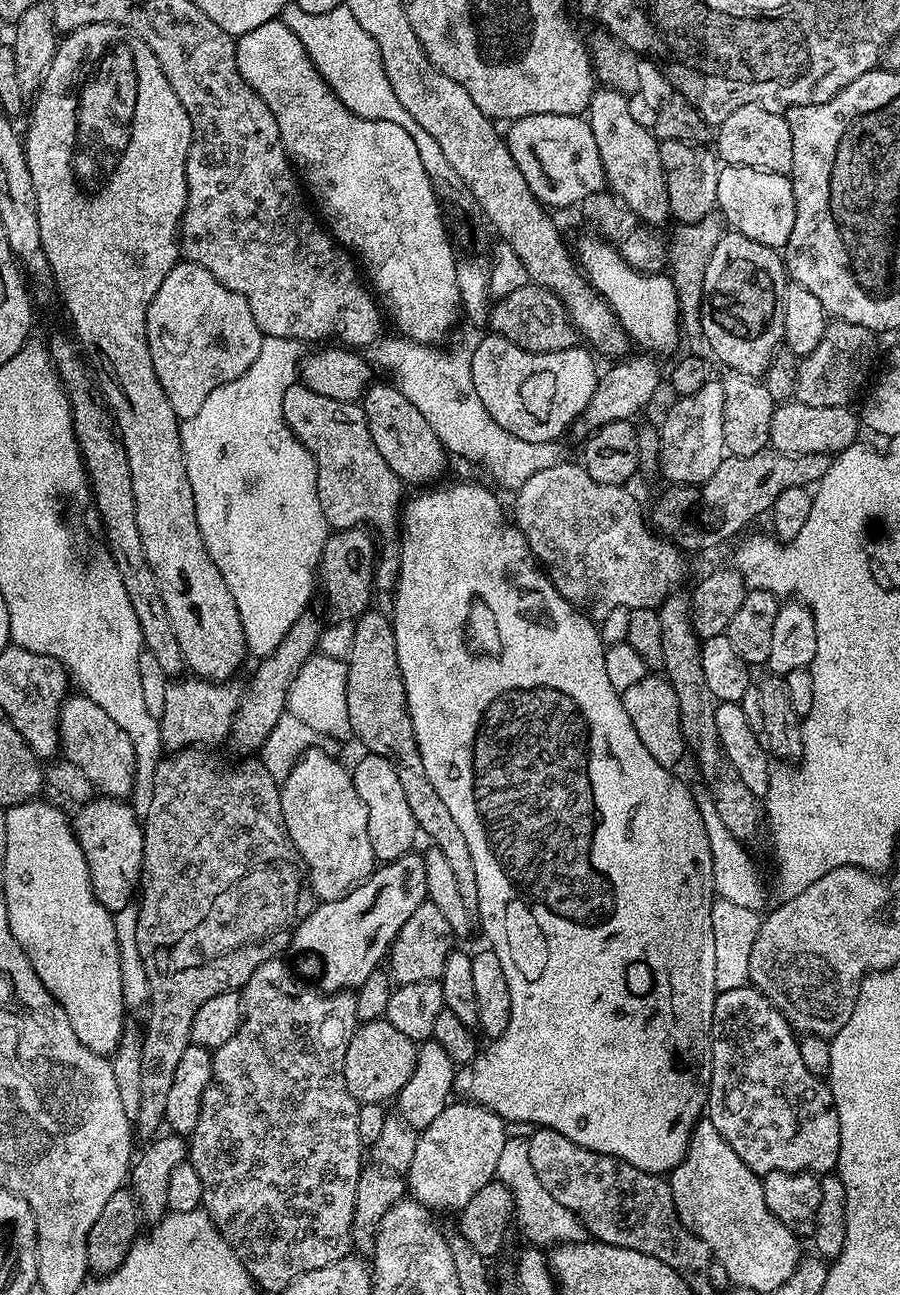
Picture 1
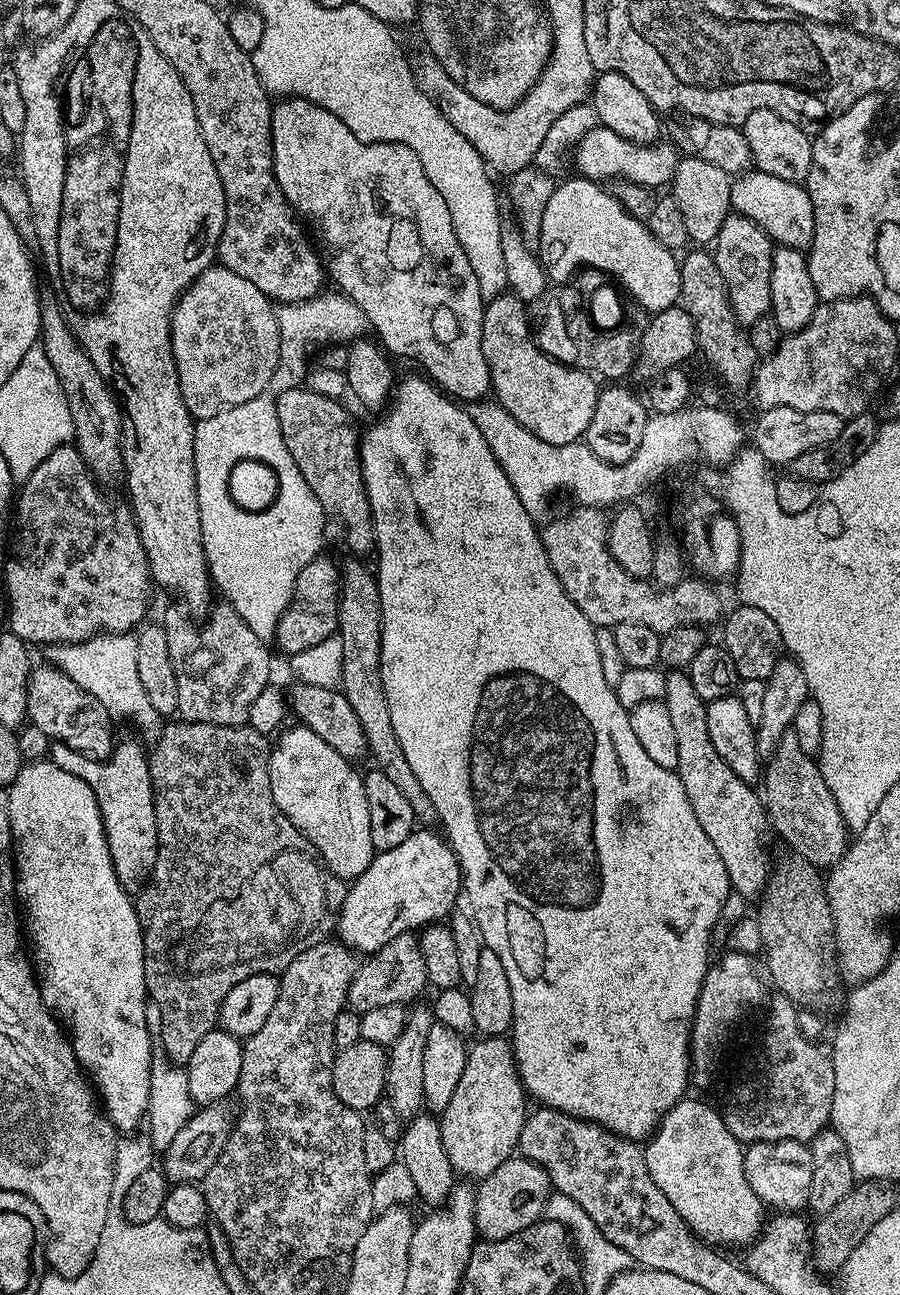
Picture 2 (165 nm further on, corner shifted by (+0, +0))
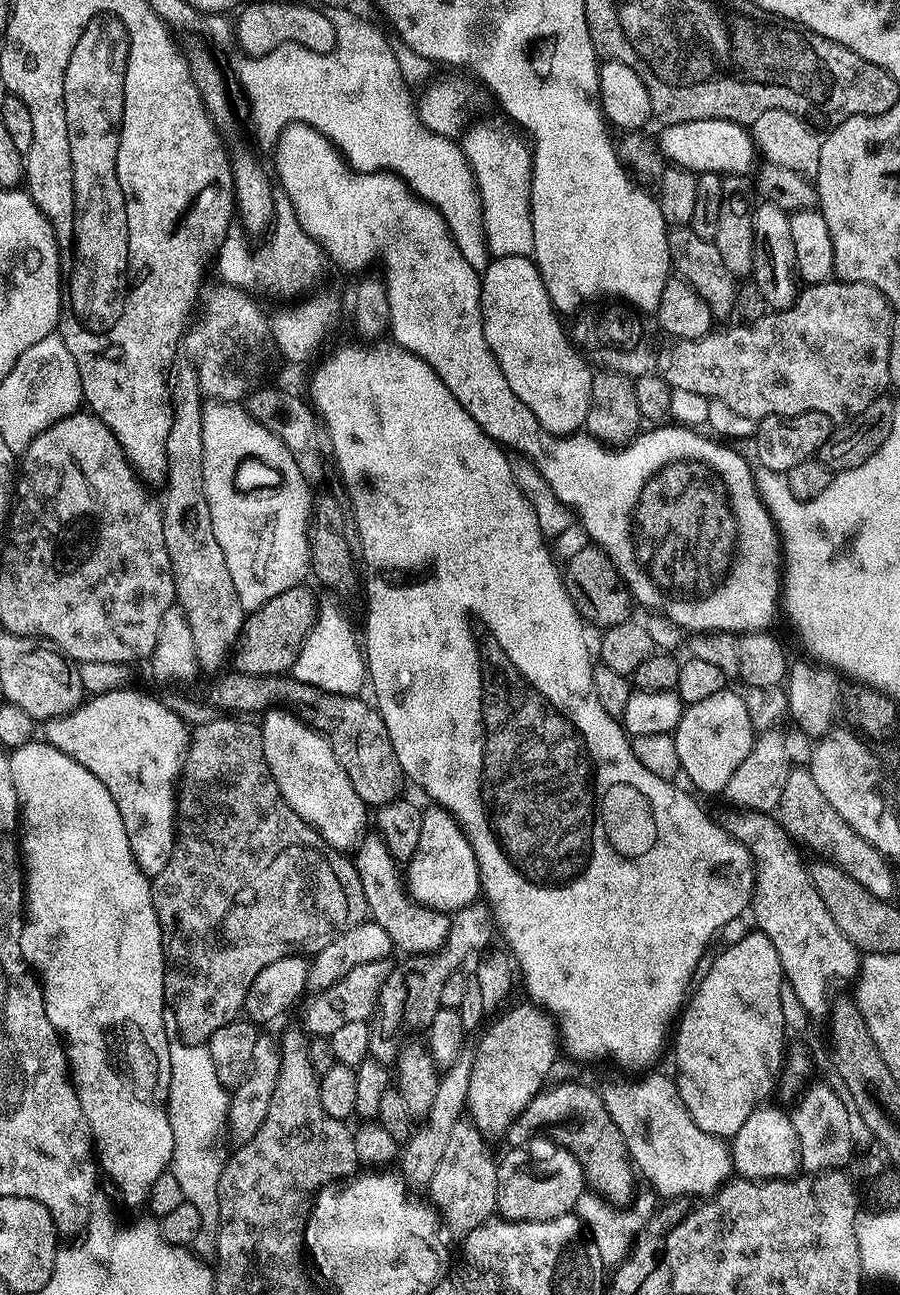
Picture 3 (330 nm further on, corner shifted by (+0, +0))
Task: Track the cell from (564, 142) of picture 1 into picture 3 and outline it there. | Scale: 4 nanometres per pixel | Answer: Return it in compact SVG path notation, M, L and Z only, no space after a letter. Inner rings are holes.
M702 118L698 122L678 122L666 124L659 129L658 143L664 154L665 161L682 168L689 168L691 172L715 172L717 174L731 174L734 176L748 176L751 168L758 161L758 149L752 141L751 131L743 124L735 124L729 120L718 118Z

